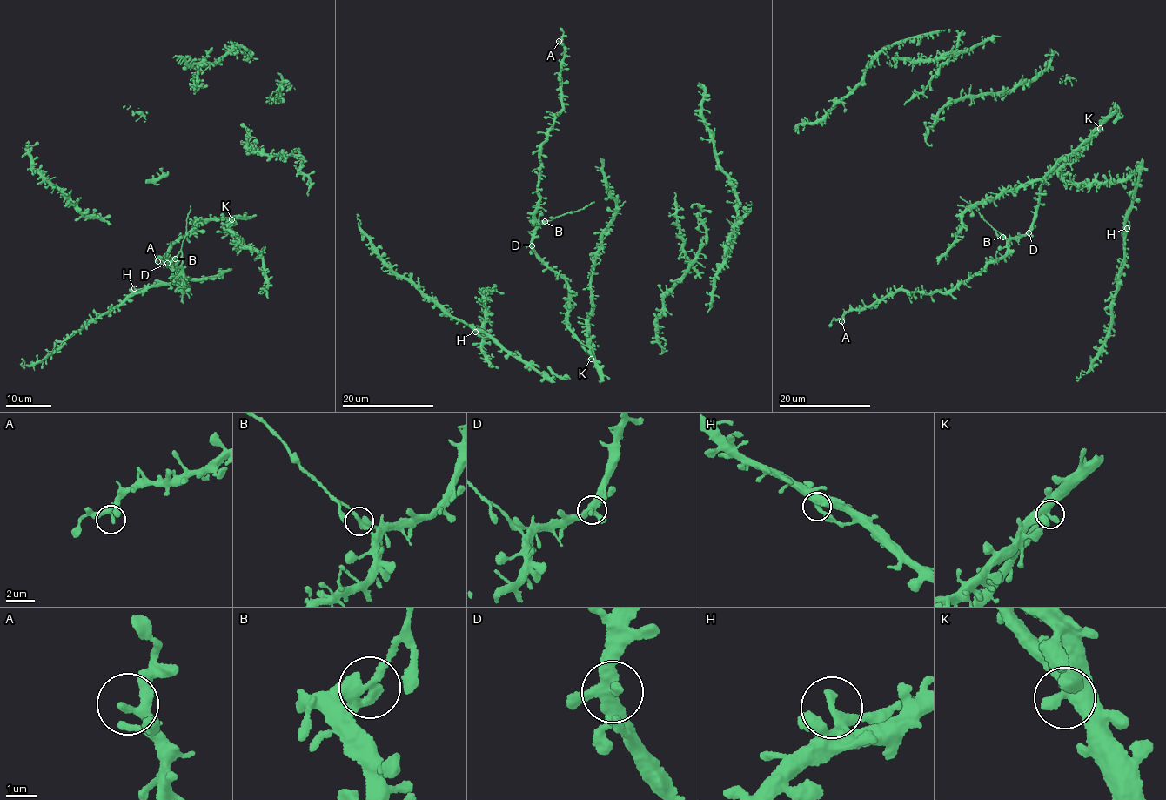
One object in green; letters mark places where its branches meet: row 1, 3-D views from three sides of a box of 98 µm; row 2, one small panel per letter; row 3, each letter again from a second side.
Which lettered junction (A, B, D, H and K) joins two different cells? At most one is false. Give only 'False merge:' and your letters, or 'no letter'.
False merge: B

